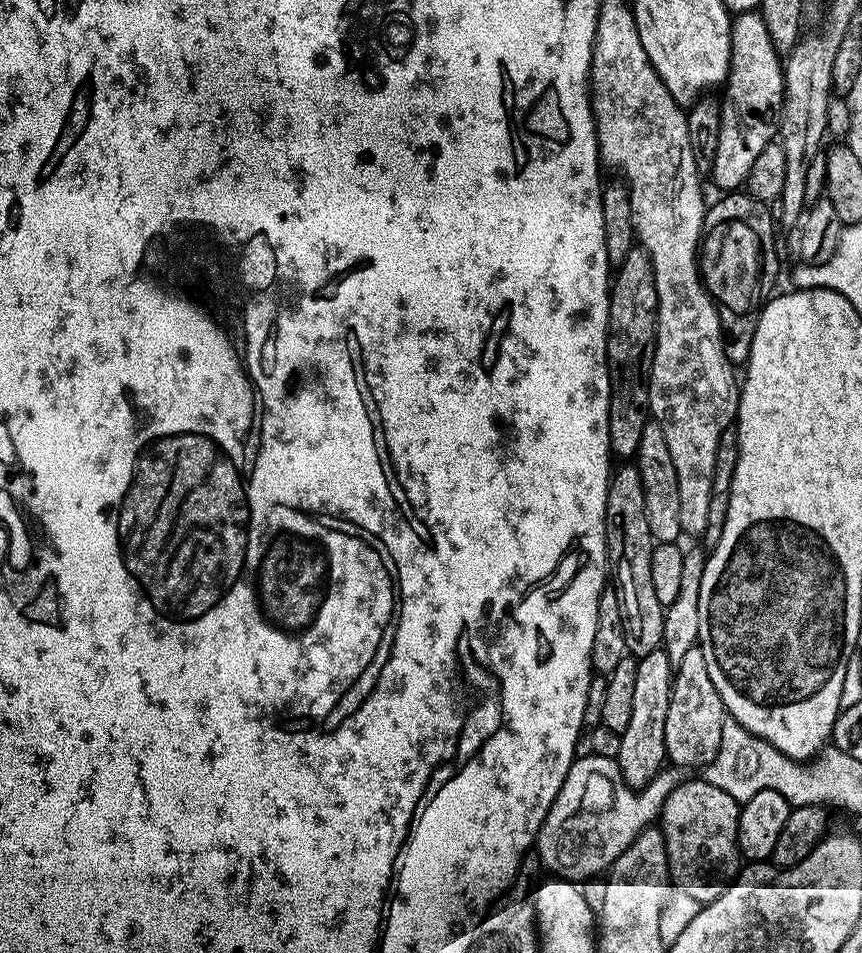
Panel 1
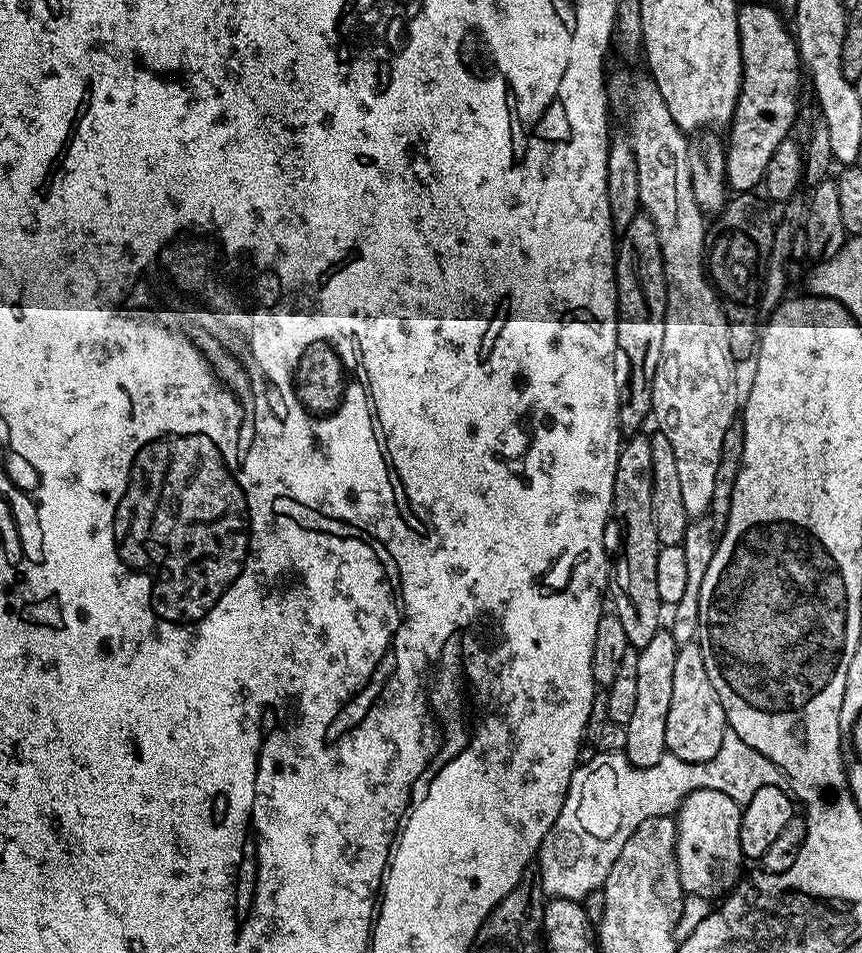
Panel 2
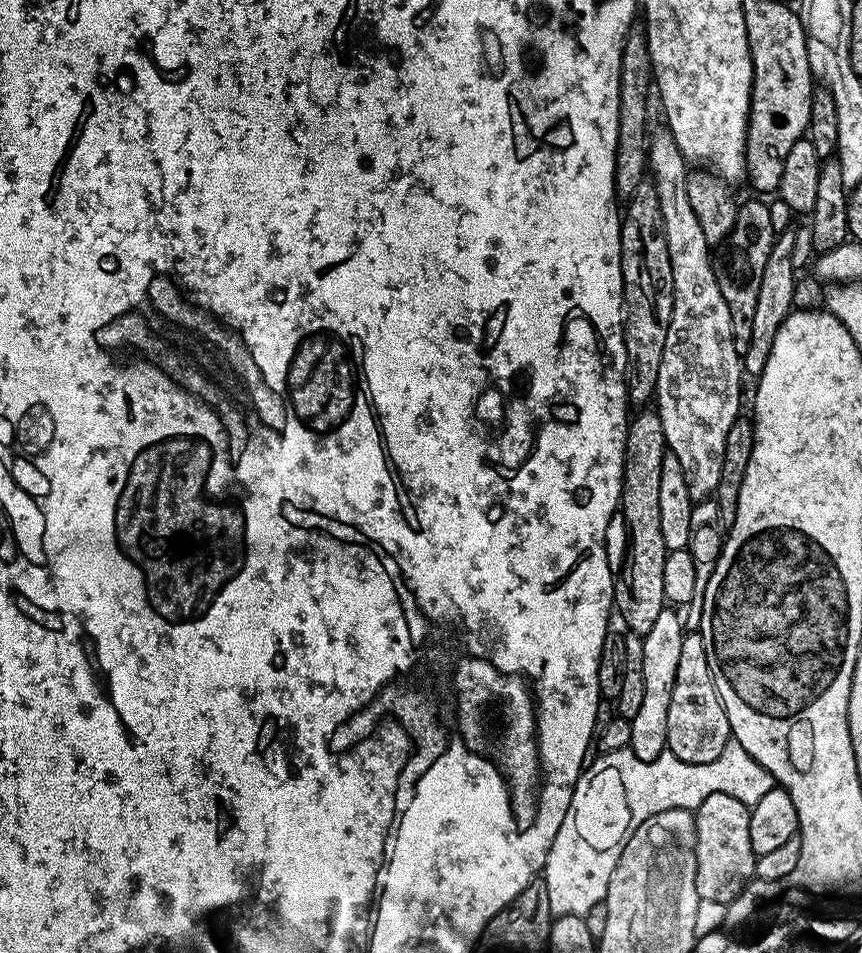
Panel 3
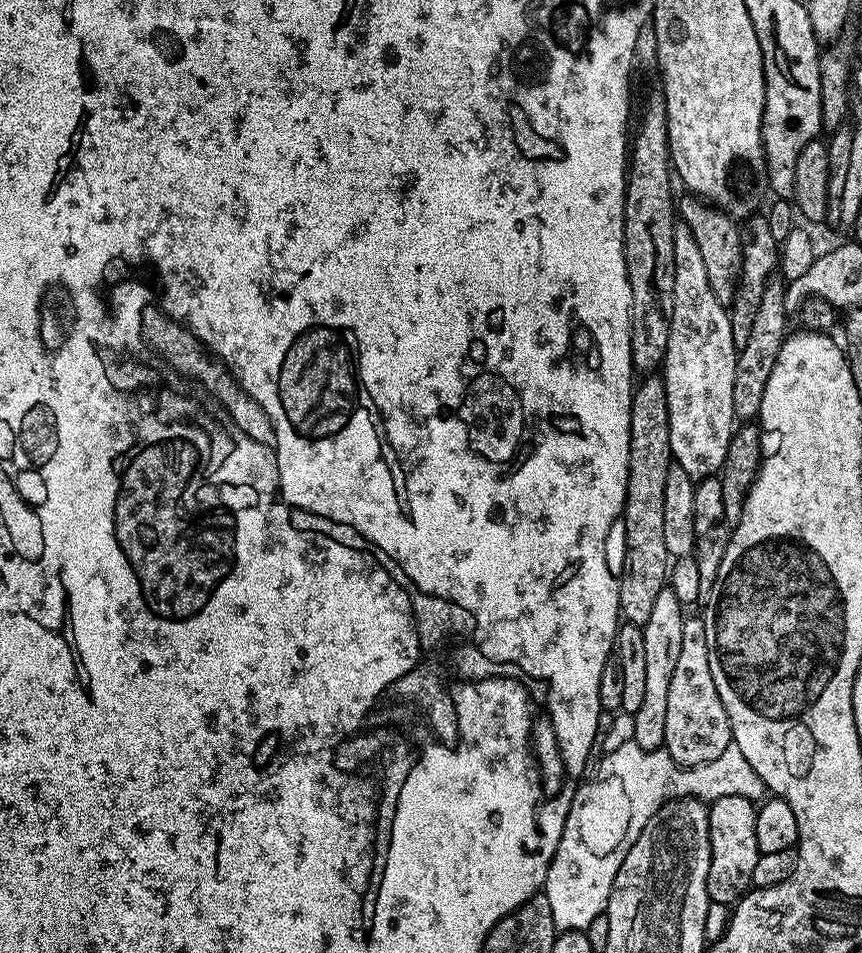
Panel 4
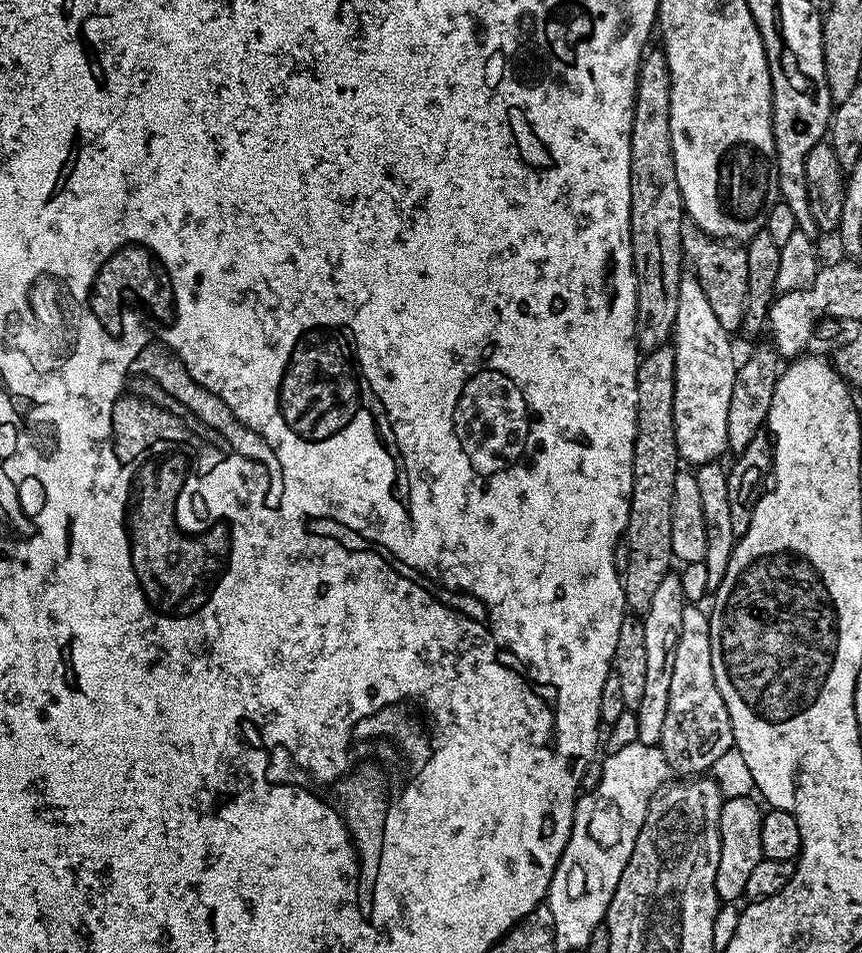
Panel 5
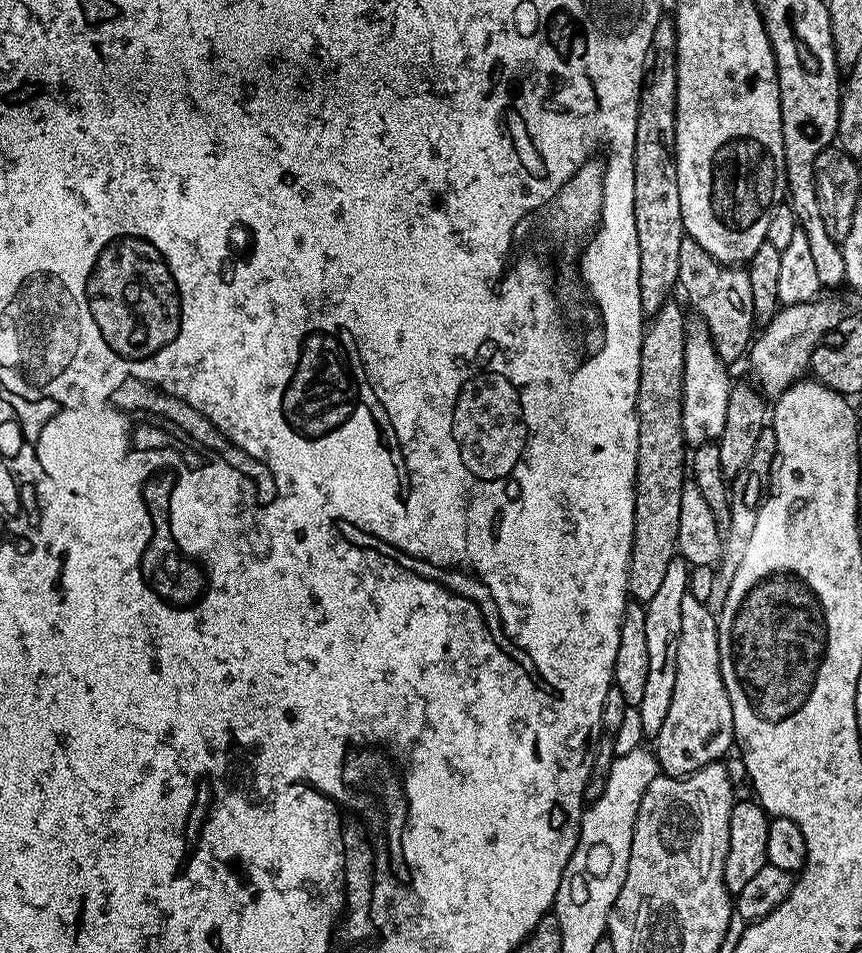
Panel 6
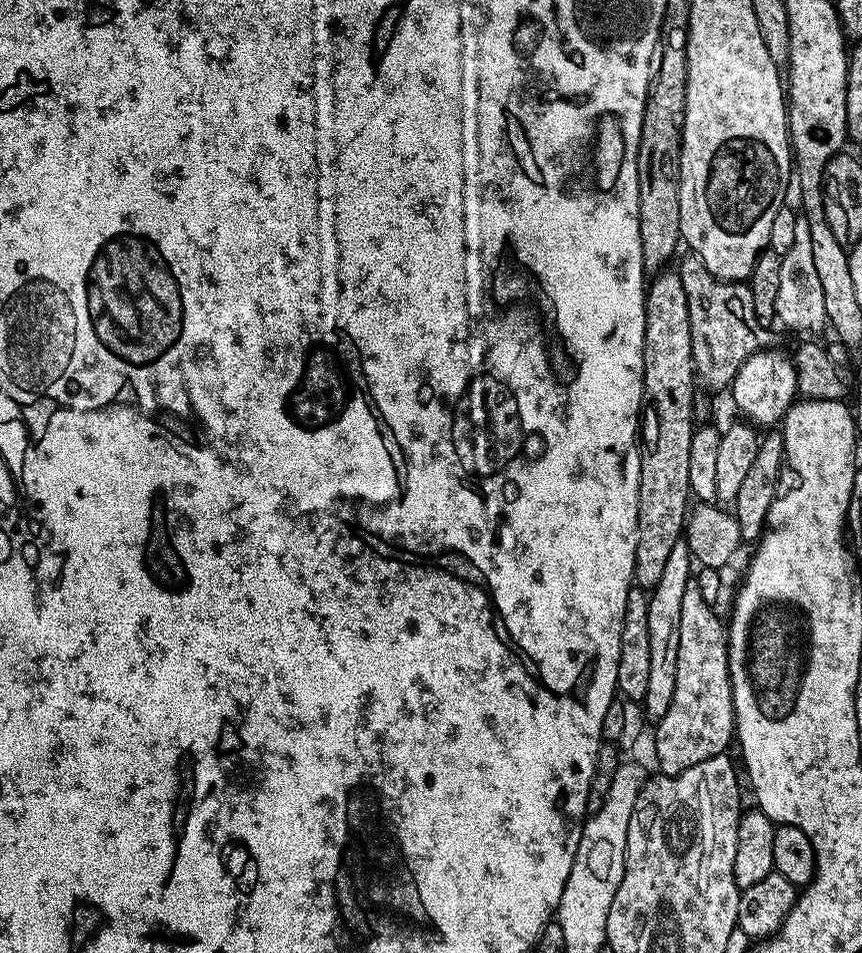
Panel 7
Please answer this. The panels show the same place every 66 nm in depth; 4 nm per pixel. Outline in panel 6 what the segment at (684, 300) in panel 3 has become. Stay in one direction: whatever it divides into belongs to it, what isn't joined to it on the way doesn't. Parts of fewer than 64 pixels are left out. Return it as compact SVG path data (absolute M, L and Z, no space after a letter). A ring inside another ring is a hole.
M699 318L687 321L686 335L684 337L684 377L682 378L682 430L684 431L684 443L688 446L698 444L711 444L719 441L722 428L726 426L726 406L732 393L733 381L728 381L728 372L725 361L720 359L712 336L708 333L708 327Z

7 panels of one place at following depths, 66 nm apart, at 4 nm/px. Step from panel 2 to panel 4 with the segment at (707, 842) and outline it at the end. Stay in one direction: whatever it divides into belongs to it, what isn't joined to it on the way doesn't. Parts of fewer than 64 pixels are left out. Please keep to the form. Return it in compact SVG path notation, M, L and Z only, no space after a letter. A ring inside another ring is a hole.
M727 796L711 801L708 810L710 874L706 874L706 890L713 904L735 905L753 887L754 865L760 857L758 838L754 834L756 810L757 805L753 801L741 796Z

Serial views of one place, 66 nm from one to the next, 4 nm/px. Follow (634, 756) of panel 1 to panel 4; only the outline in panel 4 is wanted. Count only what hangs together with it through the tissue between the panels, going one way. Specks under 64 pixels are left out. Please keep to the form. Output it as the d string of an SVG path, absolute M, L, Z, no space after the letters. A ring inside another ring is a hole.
M664 587L650 609L650 618L643 624L646 638L646 694L642 706L634 713L634 740L642 750L649 752L664 747L666 734L666 697L670 694L670 678L674 678L674 665L682 651L682 626L686 619L685 605L674 598L674 590Z

